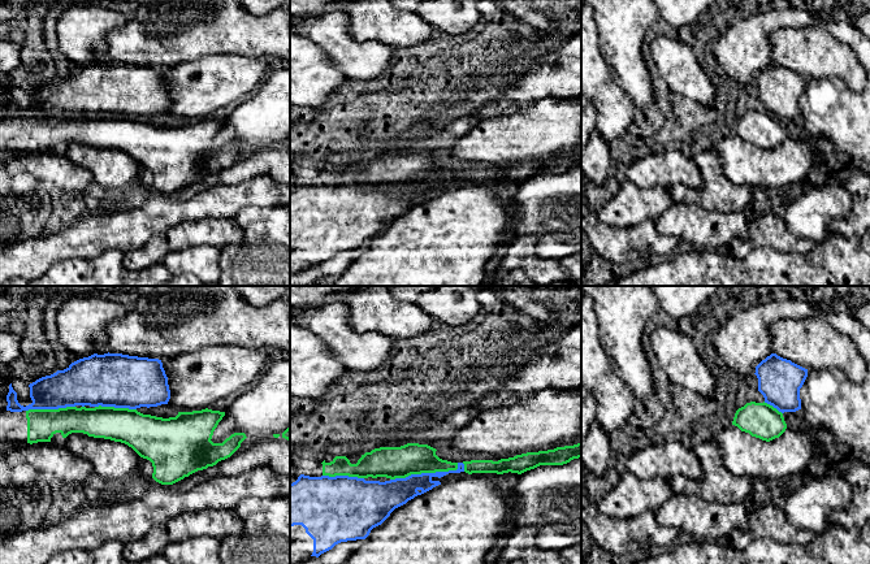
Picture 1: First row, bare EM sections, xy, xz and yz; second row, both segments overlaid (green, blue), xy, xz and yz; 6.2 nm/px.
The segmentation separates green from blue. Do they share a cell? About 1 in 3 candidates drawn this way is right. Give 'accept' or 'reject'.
reject

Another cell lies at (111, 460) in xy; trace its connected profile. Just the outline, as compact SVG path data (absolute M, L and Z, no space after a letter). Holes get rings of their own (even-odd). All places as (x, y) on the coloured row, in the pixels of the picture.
M72 433L64 446L92 465L94 473L104 481L126 480L138 468L140 456L127 444L104 438Z

